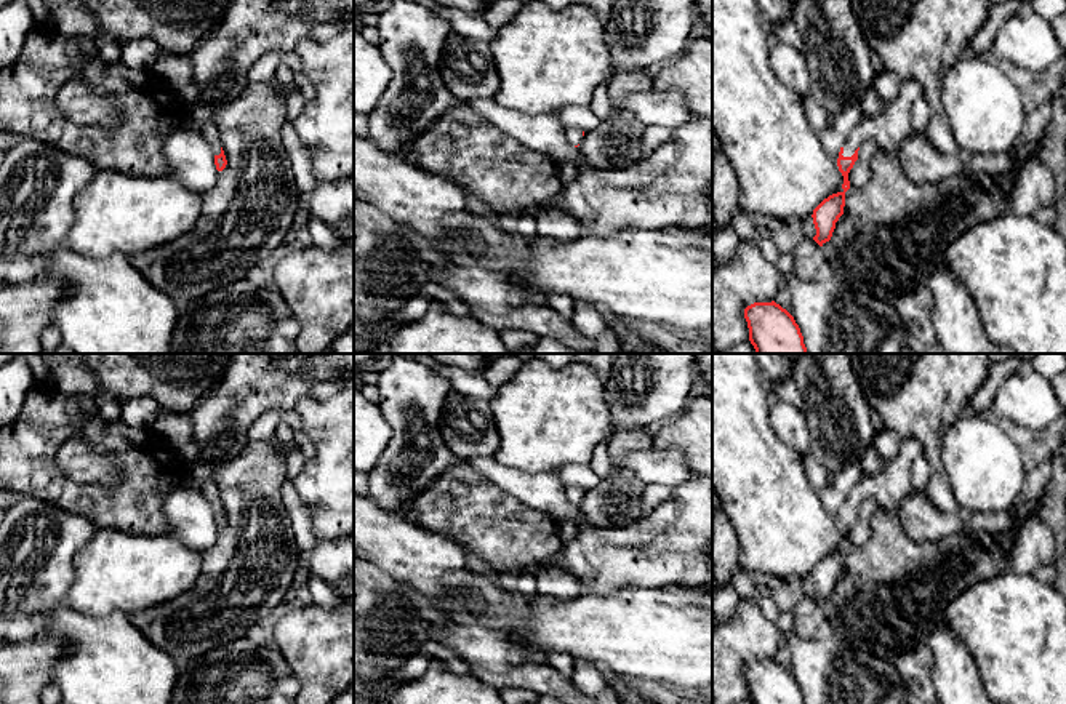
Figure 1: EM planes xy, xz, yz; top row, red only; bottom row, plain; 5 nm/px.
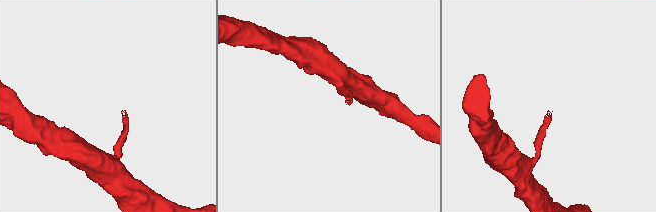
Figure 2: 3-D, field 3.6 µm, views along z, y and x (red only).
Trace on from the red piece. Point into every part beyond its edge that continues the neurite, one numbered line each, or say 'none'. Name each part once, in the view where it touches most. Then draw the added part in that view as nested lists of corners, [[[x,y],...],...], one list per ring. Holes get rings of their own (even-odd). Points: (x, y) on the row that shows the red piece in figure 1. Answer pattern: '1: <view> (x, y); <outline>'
1: yz (892, 125); [[[903,80],[900,93],[874,118],[863,120],[848,136],[844,146],[844,157],[852,157],[864,141],[874,141],[877,147],[896,152],[901,141],[911,136],[911,107],[922,96],[922,88],[916,80]]]

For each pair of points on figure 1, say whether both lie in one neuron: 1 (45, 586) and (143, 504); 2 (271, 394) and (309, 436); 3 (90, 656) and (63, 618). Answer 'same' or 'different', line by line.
1: different
2: different
3: same

